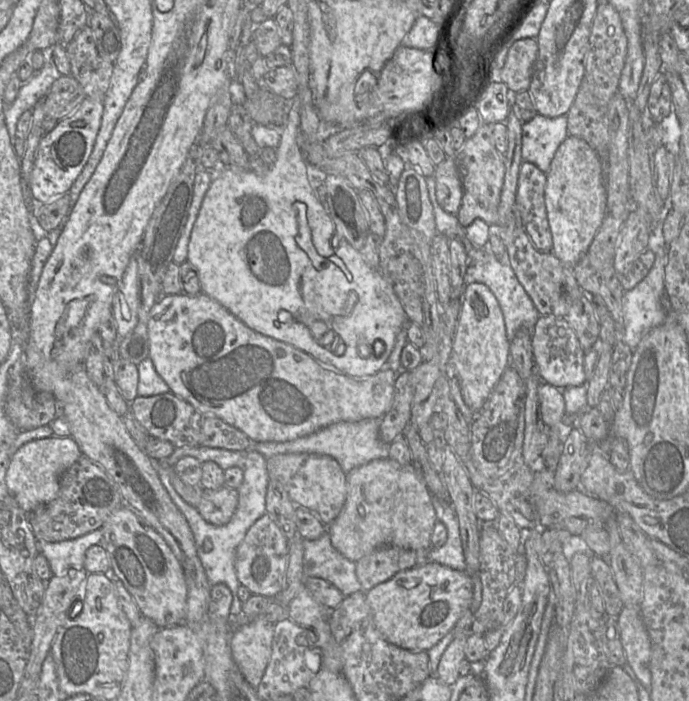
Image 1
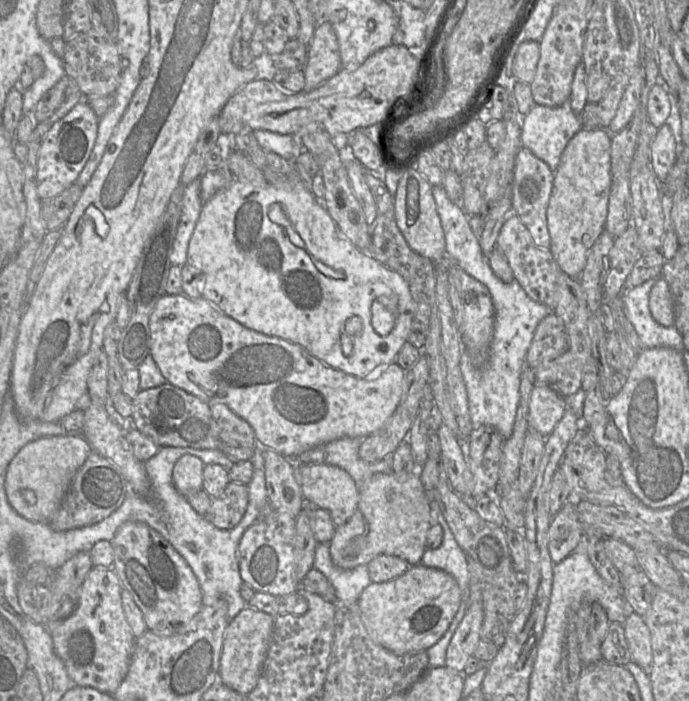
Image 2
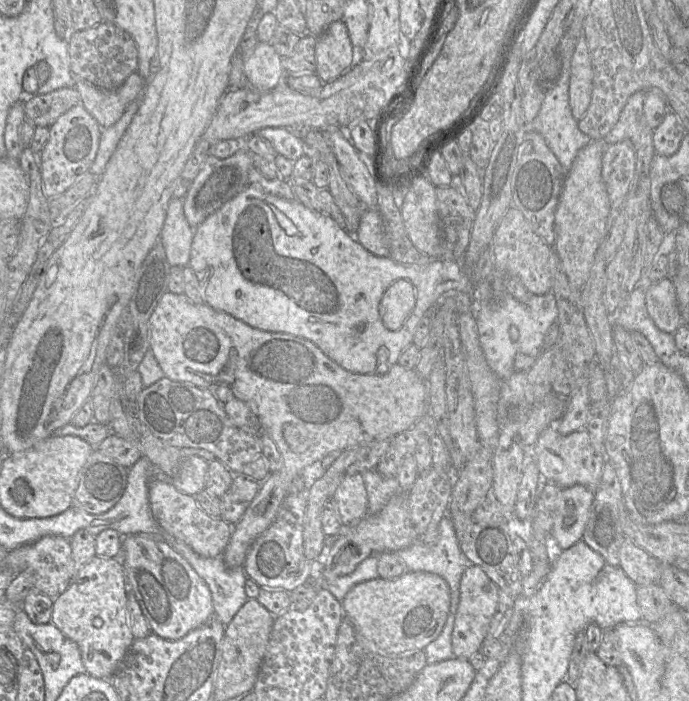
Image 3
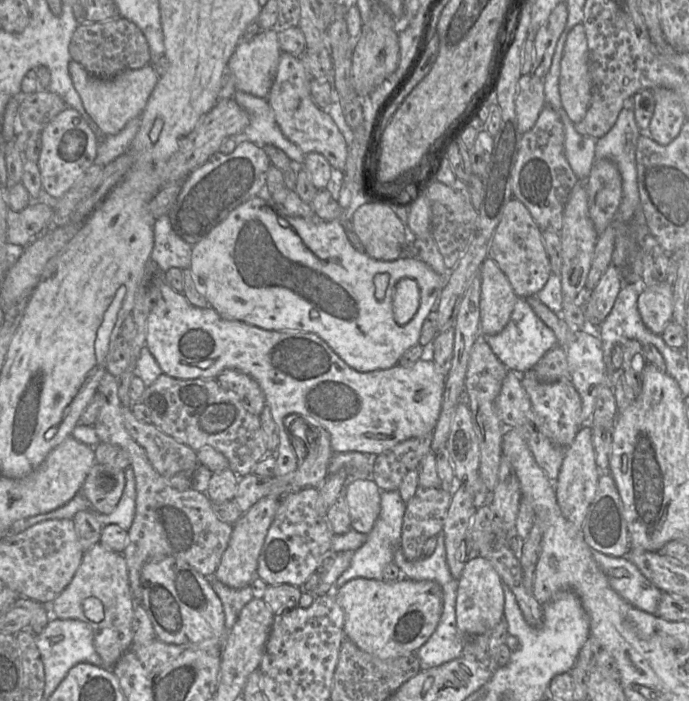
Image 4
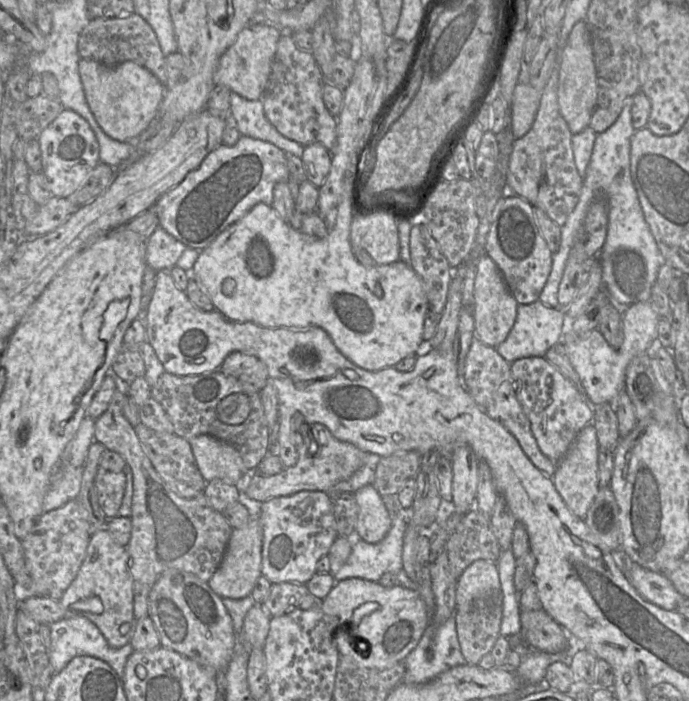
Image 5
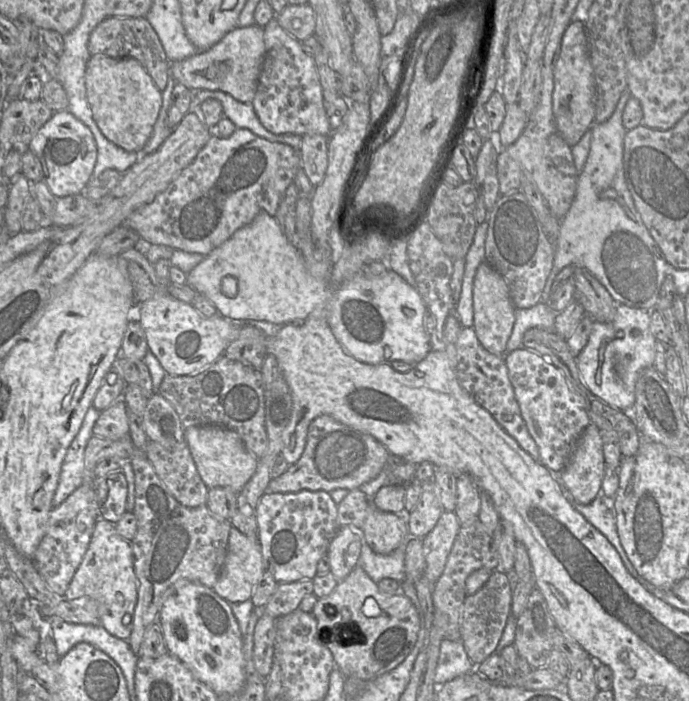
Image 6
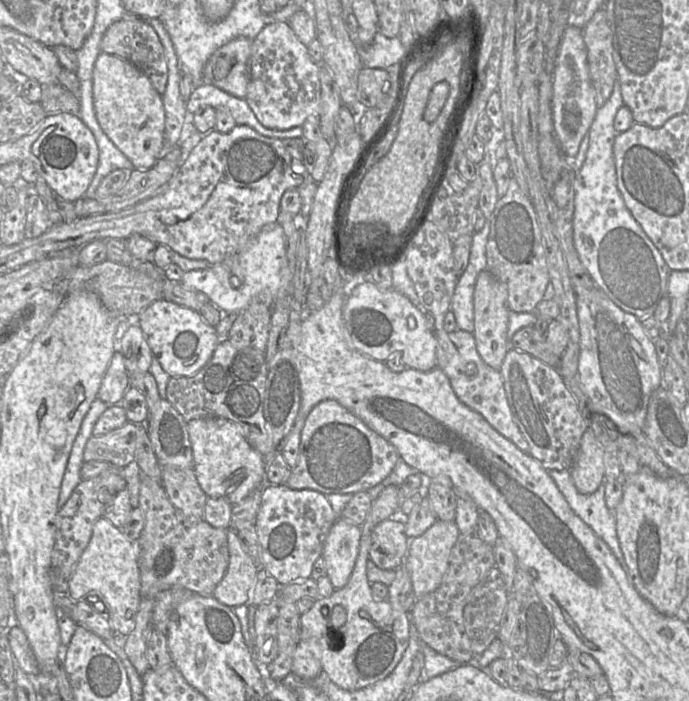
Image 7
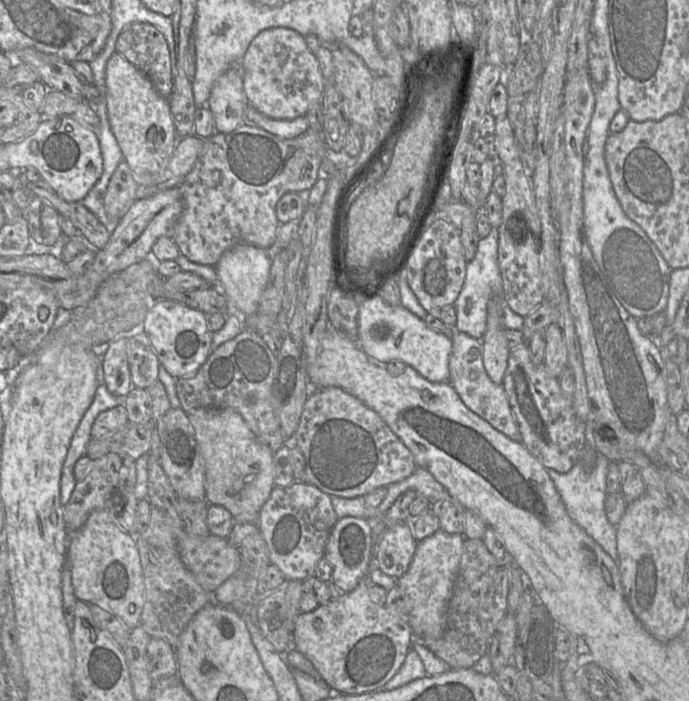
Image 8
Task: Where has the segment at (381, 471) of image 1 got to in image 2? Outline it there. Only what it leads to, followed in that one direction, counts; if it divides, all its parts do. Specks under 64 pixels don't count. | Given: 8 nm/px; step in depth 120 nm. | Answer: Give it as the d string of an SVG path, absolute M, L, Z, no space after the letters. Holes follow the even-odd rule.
M416 471L416 473L412 473L412 475L394 475L394 473L376 473L369 480L367 480L361 487L359 487L359 501L358 506L353 514L353 516L341 526L337 526L335 530L335 534L329 544L329 550L332 562L335 566L341 569L353 569L358 565L367 564L373 558L378 555L386 554L400 557L406 560L409 565L416 565L420 563L421 558L427 549L426 539L429 528L432 525L432 513L430 511L429 500L427 494L424 490L423 484L420 480L420 477Z

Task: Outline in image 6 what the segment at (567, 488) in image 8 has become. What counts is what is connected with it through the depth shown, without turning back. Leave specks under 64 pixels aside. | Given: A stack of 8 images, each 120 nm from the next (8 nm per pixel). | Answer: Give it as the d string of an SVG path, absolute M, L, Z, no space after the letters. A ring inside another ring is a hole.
M550 471L553 478L559 484L561 491L567 501L576 509L591 525L597 528L607 539L608 541L614 546L616 551L621 557L621 560L627 569L627 571L651 594L658 595L659 592L665 590L659 590L642 578L631 562L629 561L621 543L619 540L619 536L617 533L617 526L616 526L616 517L615 511L613 507L613 499L607 498L602 489L599 490L598 494L596 495L595 499L587 504L583 505L575 501L572 494L566 488L561 473L556 471Z

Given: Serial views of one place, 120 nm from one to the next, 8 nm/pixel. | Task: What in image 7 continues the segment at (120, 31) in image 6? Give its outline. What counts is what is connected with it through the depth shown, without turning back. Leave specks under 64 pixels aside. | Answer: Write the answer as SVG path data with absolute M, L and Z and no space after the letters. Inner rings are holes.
M120 20L113 23L105 32L101 52L115 55L129 61L144 72L160 95L166 90L168 66L163 45L154 28L145 20Z

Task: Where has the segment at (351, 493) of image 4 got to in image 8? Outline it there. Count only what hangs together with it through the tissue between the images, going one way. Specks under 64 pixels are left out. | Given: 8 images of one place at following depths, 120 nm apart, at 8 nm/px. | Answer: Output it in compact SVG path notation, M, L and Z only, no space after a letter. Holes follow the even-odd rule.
M410 523L387 527L378 545L376 565L388 576L400 578L408 570L417 544Z

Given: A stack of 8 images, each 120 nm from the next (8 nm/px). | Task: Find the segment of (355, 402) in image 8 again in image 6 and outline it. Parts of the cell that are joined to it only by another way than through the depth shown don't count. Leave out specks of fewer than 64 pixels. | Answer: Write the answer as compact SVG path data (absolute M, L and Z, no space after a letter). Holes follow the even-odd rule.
M321 415L313 419L308 427L306 444L300 459L289 465L282 475L271 479L266 492L358 489L384 469L390 456L387 448L372 435L354 430L329 415Z

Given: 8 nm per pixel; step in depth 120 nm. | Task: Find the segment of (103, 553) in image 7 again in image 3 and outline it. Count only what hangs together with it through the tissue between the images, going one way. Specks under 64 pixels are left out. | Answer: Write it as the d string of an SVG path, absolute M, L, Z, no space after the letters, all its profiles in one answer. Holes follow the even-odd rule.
M95 555L85 563L75 573L67 589L54 598L51 622L66 638L78 645L87 674L95 678L111 680L134 641L128 625L126 574L120 558L105 558ZM94 618L101 619L100 627L94 626Z

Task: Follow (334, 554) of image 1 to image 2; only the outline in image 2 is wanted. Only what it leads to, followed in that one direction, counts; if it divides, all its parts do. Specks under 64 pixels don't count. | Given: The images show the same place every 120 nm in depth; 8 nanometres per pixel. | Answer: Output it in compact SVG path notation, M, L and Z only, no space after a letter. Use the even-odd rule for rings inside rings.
M328 543L317 544L313 568L323 573L332 584L338 604L357 602L362 591L372 583L365 564L353 569L341 569L335 566Z

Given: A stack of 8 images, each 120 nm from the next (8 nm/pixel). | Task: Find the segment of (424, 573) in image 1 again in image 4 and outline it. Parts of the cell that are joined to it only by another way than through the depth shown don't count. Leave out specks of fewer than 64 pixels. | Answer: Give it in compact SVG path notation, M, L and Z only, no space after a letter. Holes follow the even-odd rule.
M405 577L395 581L354 578L329 594L334 594L344 612L344 638L354 638L358 648L383 660L416 653L435 631L443 611L443 590L433 580L416 581Z

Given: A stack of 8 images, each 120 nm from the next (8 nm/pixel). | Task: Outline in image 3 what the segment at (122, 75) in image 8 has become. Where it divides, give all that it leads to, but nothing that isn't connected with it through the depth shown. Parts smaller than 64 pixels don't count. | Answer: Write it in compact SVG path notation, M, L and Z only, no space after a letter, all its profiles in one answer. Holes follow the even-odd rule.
M138 72L132 73L119 88L111 91L99 89L82 79L74 81L80 104L102 129L114 125L145 89L145 81Z

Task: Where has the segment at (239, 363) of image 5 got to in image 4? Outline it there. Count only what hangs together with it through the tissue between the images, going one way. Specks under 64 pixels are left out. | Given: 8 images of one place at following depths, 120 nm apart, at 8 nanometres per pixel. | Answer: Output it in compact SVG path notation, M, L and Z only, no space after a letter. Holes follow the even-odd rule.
M225 369L216 379L222 388L237 394L247 411L260 416L266 403L265 395L256 380L236 369Z

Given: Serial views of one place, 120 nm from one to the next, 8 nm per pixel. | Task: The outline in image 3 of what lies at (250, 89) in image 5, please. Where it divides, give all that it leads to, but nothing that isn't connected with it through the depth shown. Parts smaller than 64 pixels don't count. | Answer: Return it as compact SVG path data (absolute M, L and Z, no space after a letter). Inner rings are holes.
M259 42L251 54L244 58L244 77L254 89L267 92L280 84L286 75L282 67L282 57L275 51L271 43Z

